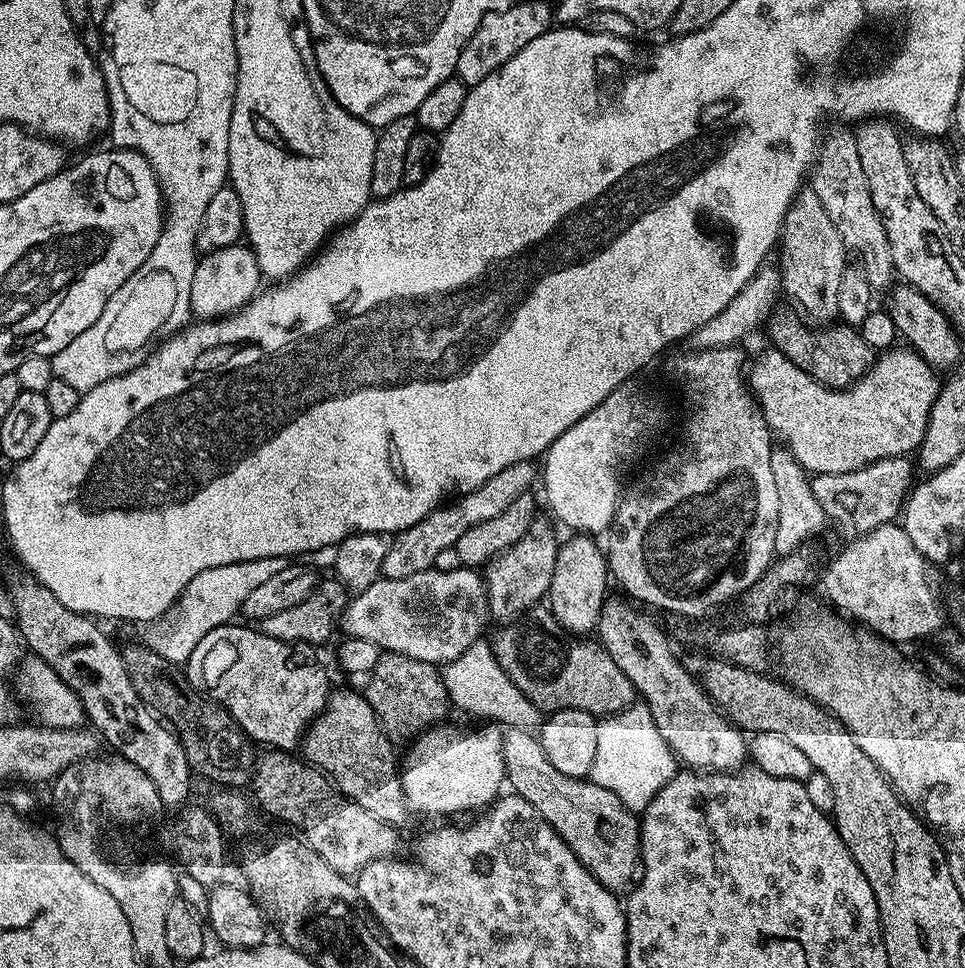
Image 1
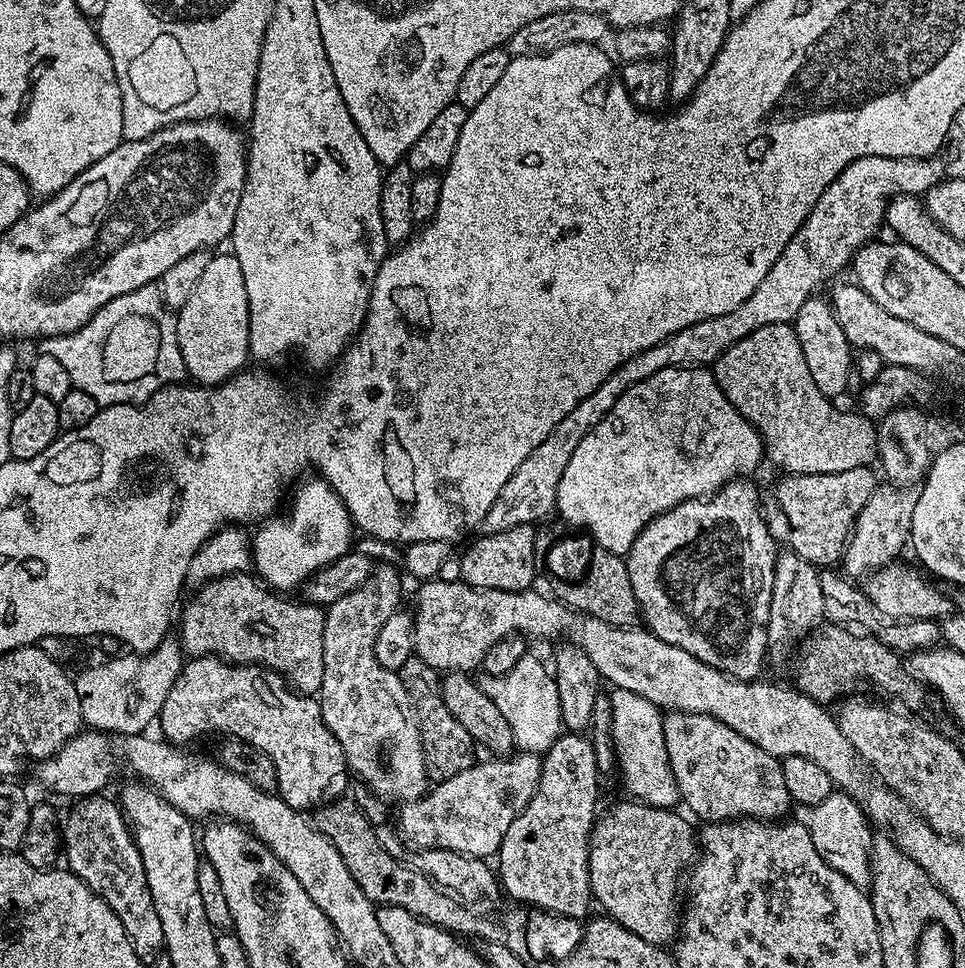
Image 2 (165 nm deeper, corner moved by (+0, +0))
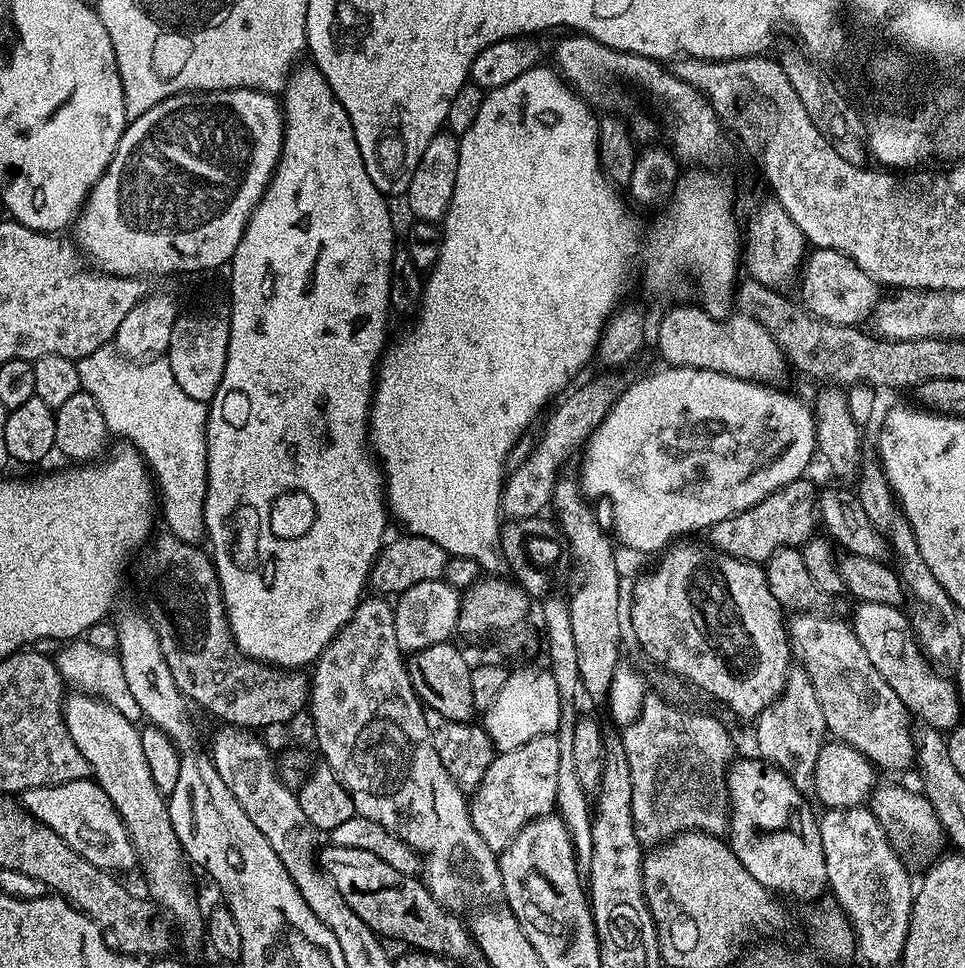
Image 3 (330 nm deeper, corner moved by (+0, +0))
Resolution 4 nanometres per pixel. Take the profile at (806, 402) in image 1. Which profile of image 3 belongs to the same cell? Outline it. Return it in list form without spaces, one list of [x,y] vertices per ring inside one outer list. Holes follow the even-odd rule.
[[[698,306],[672,308],[660,320],[656,344],[664,355],[663,363],[673,368],[714,370],[739,380],[752,380],[755,384],[769,386],[783,385],[784,375],[790,372],[789,360],[778,342],[774,342],[770,330],[743,314],[716,320]]]

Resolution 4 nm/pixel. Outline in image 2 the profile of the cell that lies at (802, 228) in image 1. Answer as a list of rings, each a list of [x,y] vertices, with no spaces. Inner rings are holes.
[[[824,298],[816,299],[802,302],[802,310],[798,310],[794,321],[796,337],[802,346],[802,355],[806,357],[806,370],[810,370],[810,378],[814,378],[814,386],[818,386],[824,396],[837,398],[847,390],[848,379],[853,379],[854,349],[839,325],[831,303]]]

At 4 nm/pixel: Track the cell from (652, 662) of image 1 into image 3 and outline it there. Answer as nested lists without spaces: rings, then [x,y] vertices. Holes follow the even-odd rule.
[[[759,759],[740,760],[729,767],[728,770],[728,803],[730,805],[730,847],[732,853],[738,858],[738,862],[742,862],[742,866],[746,866],[746,870],[750,870],[750,874],[754,874],[754,878],[758,878],[758,882],[763,888],[768,889],[773,894],[779,894],[781,897],[793,896],[796,900],[816,900],[820,895],[826,892],[828,888],[828,880],[826,874],[826,858],[823,857],[822,834],[820,833],[820,821],[817,813],[812,813],[812,808],[808,805],[809,797],[805,793],[800,792],[787,775],[780,769],[773,767],[767,762],[761,763]]]

